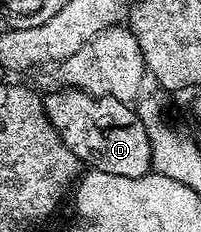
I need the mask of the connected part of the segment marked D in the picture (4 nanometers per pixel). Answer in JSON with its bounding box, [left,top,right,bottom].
[44,89,153,177]

